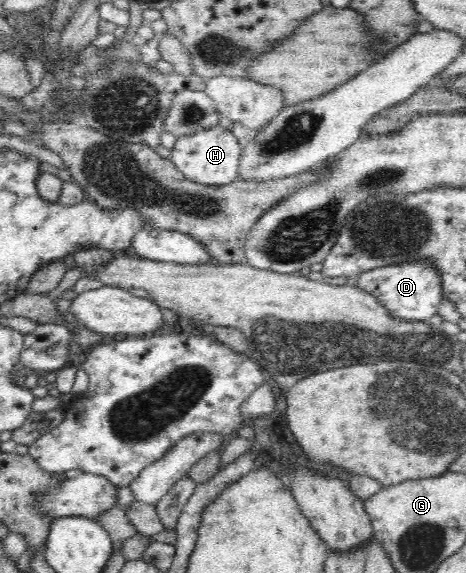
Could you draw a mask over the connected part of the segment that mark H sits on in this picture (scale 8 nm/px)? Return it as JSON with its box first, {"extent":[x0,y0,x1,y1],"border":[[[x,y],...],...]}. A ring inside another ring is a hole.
{"extent":[170,124,242,185],"border":[[[217,124],[213,129],[179,137],[171,150],[170,160],[180,173],[190,181],[200,185],[231,185],[240,180],[239,167],[242,155],[242,145],[232,131],[225,131]]]}

